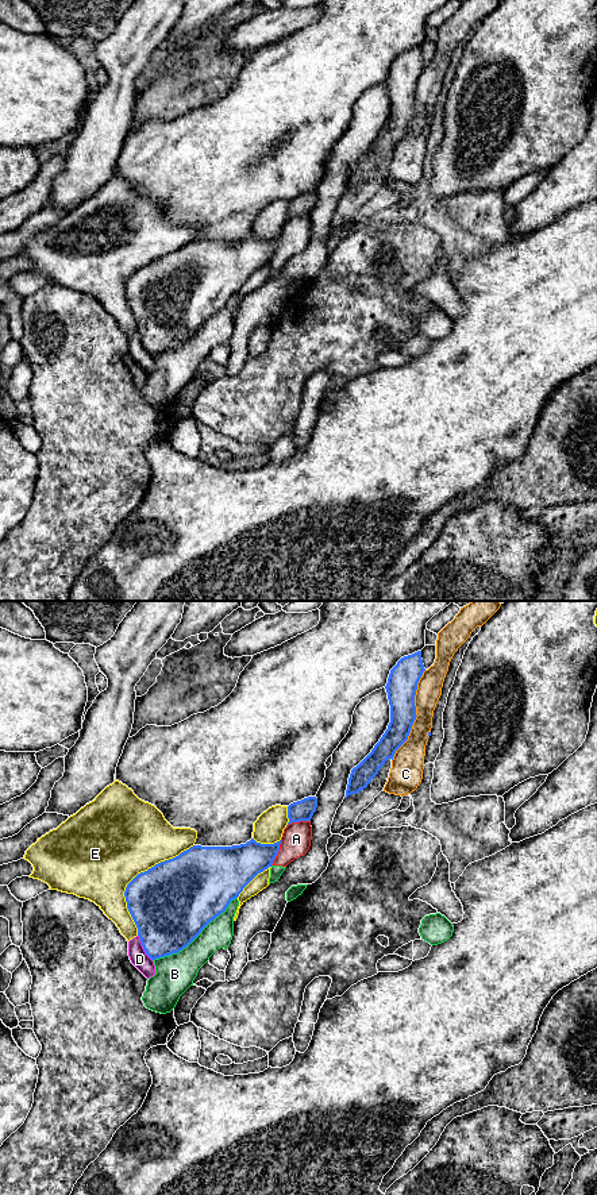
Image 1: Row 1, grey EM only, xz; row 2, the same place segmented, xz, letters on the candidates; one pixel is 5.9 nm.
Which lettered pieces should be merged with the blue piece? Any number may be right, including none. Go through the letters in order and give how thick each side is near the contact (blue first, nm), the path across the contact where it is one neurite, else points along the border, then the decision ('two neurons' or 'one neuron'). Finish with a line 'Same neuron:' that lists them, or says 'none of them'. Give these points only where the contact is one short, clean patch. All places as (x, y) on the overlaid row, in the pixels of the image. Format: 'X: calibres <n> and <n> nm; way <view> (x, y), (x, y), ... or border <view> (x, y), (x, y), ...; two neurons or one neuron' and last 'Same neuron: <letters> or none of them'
A: calibres 240 and 180 nm; two neurons
B: calibres 480 and 220 nm; two neurons
C: calibres 180 and 170 nm; two neurons
D: calibres 400 and 100 nm; two neurons
E: calibres 460 and 500 nm; two neurons
Same neuron: none of them

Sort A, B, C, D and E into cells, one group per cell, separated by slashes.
A B / C / D / E

